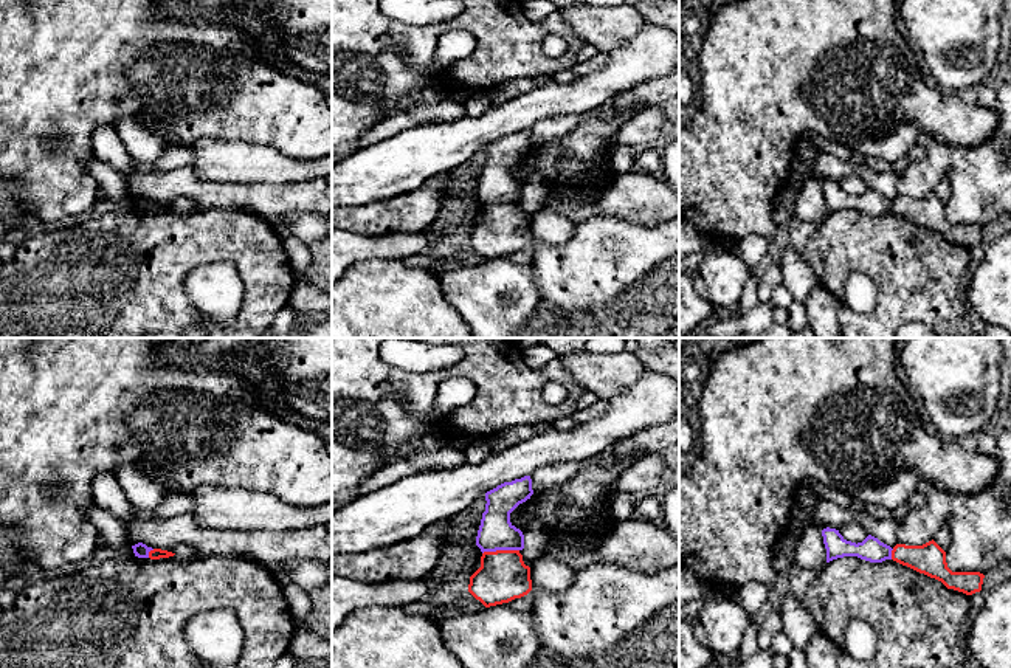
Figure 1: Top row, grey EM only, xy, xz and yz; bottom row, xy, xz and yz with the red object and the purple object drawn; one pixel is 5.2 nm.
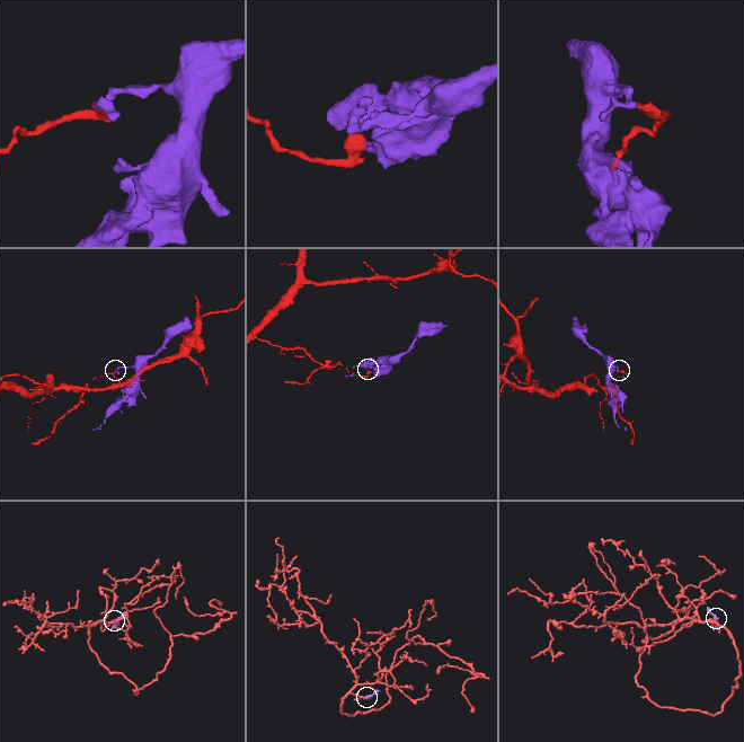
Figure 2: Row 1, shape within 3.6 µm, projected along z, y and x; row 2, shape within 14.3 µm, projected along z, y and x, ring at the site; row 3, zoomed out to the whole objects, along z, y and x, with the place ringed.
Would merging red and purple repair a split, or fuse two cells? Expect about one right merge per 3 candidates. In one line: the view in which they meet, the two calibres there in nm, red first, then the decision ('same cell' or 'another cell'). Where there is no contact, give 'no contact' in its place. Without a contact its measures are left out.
xz | 260/180 nm | another cell

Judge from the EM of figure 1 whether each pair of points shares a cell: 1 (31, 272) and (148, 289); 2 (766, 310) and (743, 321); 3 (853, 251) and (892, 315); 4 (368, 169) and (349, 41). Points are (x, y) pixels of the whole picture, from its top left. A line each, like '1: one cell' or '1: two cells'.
1: one cell
2: one cell
3: one cell
4: two cells

